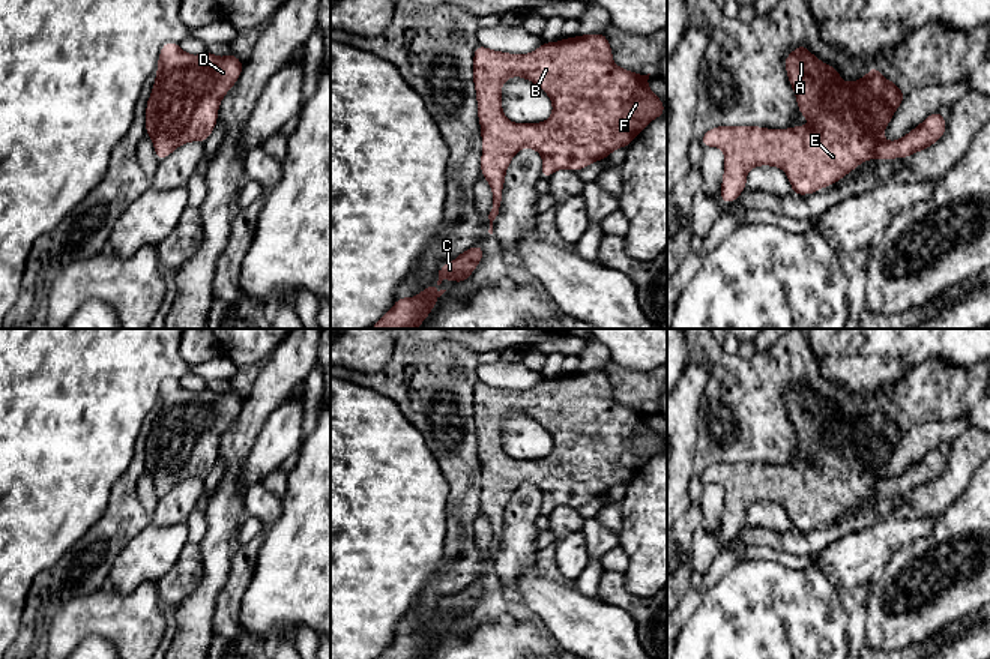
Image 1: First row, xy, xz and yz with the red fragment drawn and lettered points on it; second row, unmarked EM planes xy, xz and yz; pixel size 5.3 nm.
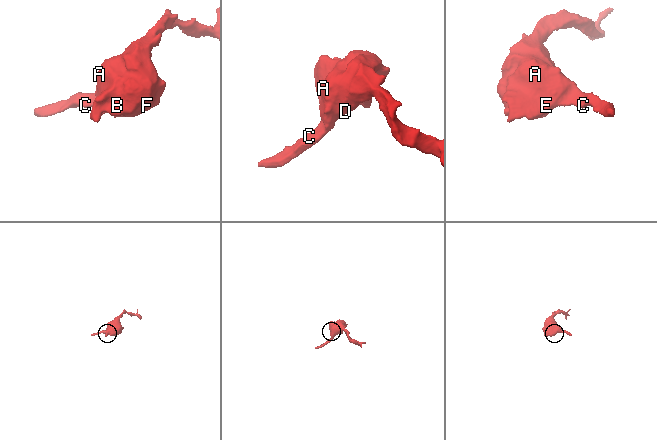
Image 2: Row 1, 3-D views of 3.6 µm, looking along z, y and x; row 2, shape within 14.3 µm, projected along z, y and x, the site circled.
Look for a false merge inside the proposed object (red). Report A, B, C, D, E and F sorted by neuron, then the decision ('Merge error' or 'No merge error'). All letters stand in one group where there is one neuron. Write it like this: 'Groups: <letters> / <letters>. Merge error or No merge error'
Groups: A B C D E F. No merge error

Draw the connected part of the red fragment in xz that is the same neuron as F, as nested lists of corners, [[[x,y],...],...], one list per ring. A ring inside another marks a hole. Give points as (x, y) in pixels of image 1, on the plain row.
[[[604,369],[544,378],[527,390],[493,387],[478,381],[473,389],[473,422],[482,474],[481,510],[493,528],[488,569],[493,570],[493,557],[499,551],[506,506],[517,488],[526,483],[535,485],[542,492],[539,512],[550,515],[560,504],[580,507],[592,498],[605,497],[614,486],[629,482],[652,456],[661,453],[666,441],[647,422],[649,411],[616,402]],[[511,413],[532,417],[548,431],[553,440],[548,456],[514,459],[505,453],[500,438],[502,422]]]

